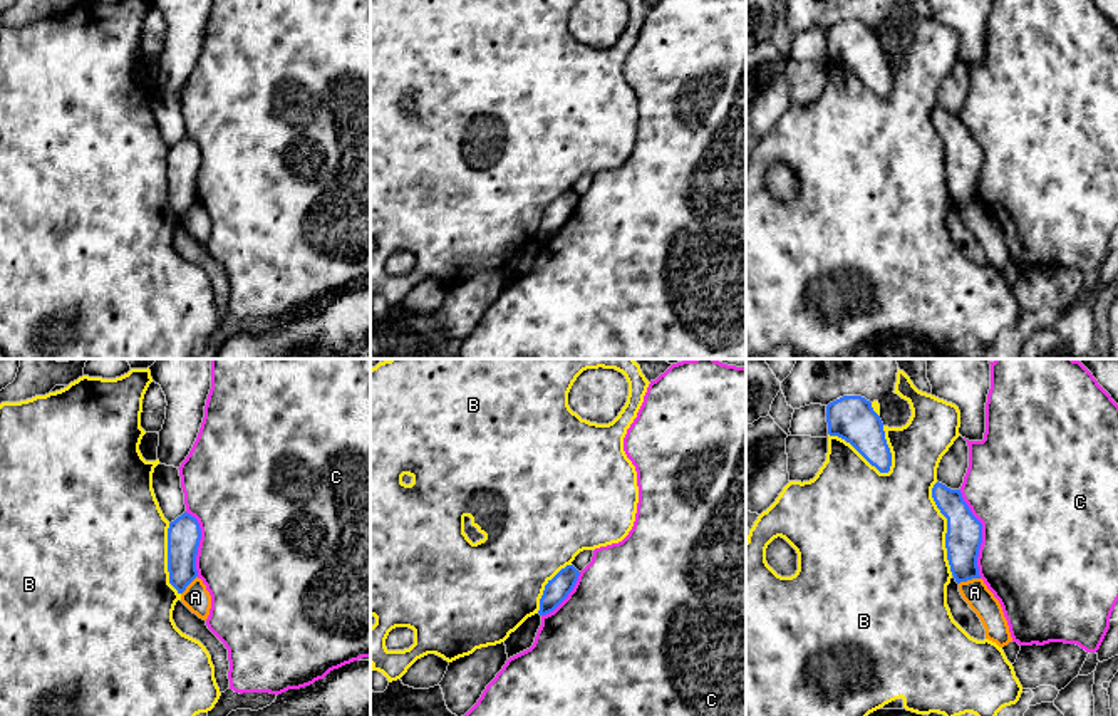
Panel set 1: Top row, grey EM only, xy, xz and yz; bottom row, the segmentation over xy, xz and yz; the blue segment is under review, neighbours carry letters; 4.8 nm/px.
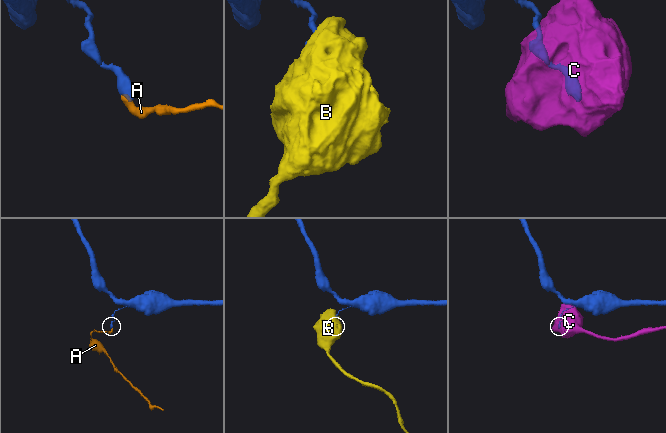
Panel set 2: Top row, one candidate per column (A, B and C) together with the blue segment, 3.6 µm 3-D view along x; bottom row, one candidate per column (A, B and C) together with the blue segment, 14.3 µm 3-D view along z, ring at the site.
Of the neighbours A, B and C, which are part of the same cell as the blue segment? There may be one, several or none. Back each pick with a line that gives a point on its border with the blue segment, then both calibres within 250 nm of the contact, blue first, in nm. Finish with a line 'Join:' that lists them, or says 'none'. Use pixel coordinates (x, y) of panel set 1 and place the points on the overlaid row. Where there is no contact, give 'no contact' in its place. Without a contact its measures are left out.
Join: none

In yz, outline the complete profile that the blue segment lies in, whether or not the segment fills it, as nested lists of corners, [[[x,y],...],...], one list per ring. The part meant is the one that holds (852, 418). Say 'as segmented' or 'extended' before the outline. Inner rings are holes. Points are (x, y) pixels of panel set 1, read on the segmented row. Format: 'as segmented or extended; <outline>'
as segmented; [[[843,396],[826,406],[828,434],[850,443],[880,473],[888,473],[892,453],[883,423],[862,396]]]

